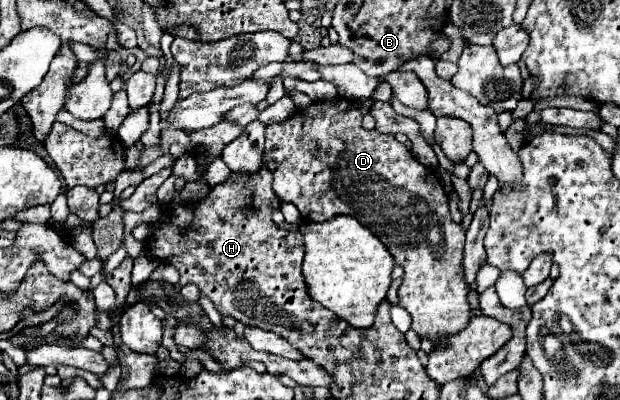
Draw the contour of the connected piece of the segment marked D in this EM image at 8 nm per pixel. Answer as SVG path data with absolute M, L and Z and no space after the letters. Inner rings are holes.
M333 98L297 110L283 124L269 124L263 162L273 172L273 192L283 202L295 204L301 218L307 222L325 222L343 214L357 218L365 226L379 224L367 228L389 248L395 262L405 268L403 284L399 288L399 304L411 314L411 330L417 332L419 338L429 338L443 346L449 336L461 332L471 320L467 302L469 284L463 276L465 230L449 216L449 198L445 196L437 172L425 168L405 144L395 140L395 136L377 130L369 132L361 126L361 120L363 116L353 102Z

